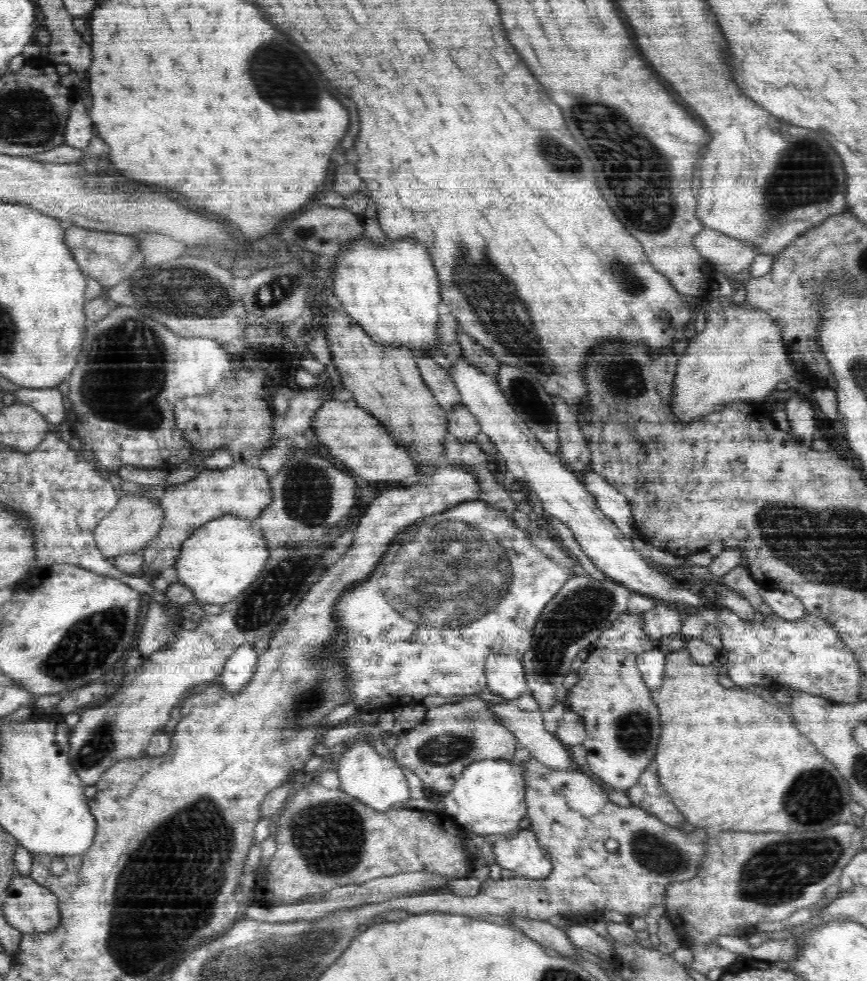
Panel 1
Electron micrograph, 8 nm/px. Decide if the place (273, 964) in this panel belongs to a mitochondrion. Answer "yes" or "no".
yes

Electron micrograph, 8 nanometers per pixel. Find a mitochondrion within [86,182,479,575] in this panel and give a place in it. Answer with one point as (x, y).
(171, 293)

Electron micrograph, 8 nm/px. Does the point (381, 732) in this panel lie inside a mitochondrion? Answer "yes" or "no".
no

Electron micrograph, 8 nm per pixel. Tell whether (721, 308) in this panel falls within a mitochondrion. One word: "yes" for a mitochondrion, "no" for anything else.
no

